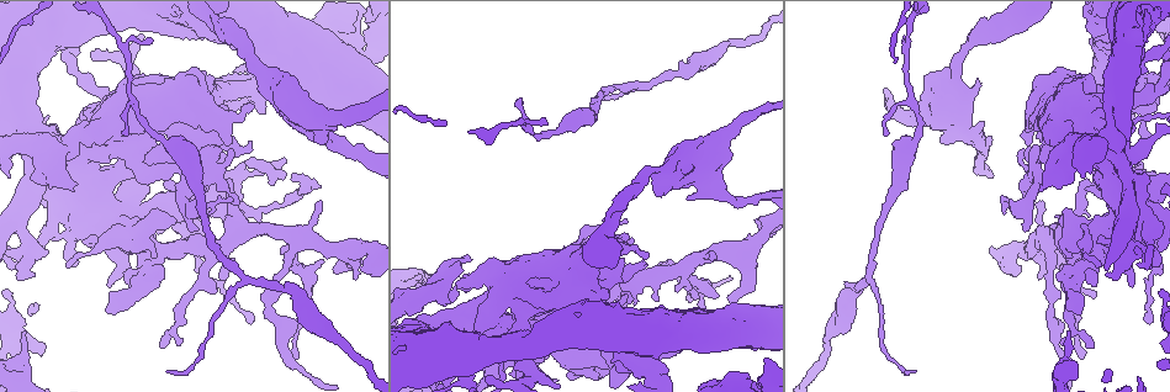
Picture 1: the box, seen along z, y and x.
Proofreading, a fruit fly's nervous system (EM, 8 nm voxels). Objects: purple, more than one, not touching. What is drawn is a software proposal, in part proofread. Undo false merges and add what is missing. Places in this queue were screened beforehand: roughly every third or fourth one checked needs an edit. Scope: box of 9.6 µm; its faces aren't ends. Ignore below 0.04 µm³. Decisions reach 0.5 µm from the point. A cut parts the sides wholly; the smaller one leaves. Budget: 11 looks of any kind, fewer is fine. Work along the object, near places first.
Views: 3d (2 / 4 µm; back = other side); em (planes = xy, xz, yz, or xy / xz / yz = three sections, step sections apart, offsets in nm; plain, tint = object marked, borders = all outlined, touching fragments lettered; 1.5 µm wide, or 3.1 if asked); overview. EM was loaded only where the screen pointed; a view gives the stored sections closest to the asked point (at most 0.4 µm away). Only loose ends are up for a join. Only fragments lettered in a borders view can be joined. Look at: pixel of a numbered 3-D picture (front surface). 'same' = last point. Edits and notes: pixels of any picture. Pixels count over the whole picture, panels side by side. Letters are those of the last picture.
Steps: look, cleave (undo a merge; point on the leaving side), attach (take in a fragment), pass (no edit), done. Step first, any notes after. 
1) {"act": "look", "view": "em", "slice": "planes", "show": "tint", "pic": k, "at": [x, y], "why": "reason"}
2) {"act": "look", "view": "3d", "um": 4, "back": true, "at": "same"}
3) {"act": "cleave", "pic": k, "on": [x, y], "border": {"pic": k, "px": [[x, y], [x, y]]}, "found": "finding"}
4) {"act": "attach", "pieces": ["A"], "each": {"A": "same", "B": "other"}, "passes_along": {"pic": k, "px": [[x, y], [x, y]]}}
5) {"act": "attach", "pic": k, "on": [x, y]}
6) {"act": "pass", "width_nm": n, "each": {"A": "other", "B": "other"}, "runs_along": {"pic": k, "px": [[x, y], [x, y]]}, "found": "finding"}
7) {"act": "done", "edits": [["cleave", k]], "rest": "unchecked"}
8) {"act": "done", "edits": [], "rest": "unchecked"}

{"act": "look", "view": "em", "slice": "yz", "step": 8, "show": "tint", "pic": 1, "at": [293, 125], "why": "stops while still wide"}

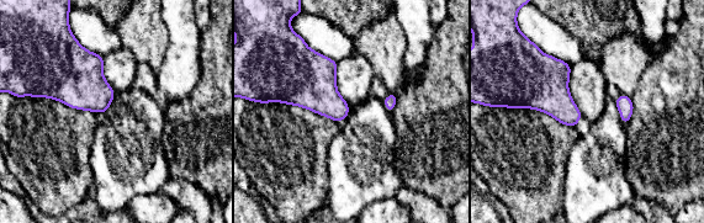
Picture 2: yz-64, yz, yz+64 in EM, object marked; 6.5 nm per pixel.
{"act": "look", "view": "em", "slice": "yz", "step": 8, "show": "borders", "at": "same", "why": "what lies round it"}

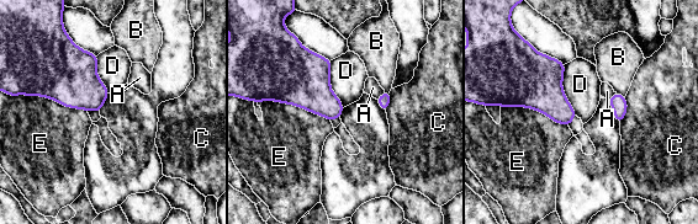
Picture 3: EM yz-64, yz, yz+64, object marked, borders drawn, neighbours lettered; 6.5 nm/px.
{"act": "pass", "width_nm": 240, "each": {"A": "other", "B": "other", "C": "other", "D": "other", "E": "other"}, "border": {"pic": 3, "px": [[5, 91], [51, 97], [86, 112]]}, "found": "no lettered fragment goes on from it"}

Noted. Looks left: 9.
{"act": "look", "view": "3d", "um": 2, "pic": 1, "at": [659, 300], "why": "thick end"}

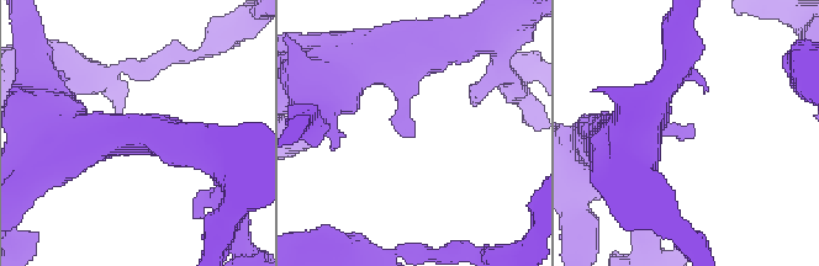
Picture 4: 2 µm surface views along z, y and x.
{"act": "look", "view": "em", "slice": "xz", "step": 4, "show": "tint", "pic": 4, "at": [691, 134], "why": "now the EM"}

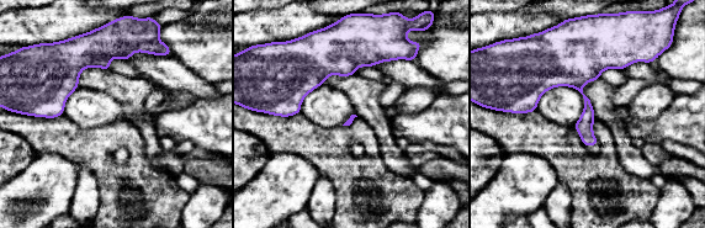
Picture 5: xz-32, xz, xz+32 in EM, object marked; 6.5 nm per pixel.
{"act": "look", "view": "em", "slice": "xz", "step": 4, "show": "borders", "at": "same", "why": "see the neighbours"}

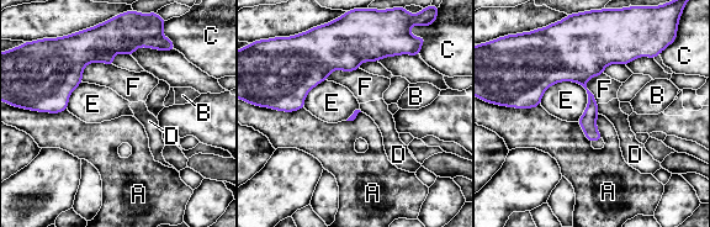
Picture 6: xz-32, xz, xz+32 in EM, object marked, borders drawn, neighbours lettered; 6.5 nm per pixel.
{"act": "pass", "each": {"A": "other", "B": "other", "C": "other", "D": "other", "E": "other", "F": "other"}, "found": "none of them fits"}

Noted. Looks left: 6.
{"act": "look", "view": "em", "slice": "planes", "show": "tint", "pic": 1, "at": [87, 112], "why": "closes a loop"}

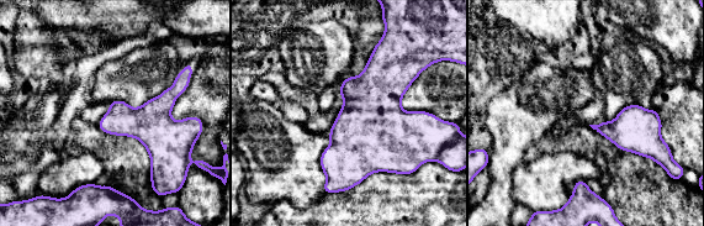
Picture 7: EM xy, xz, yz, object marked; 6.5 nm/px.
{"act": "look", "view": "em", "slice": "planes", "show": "borders", "at": "same"}

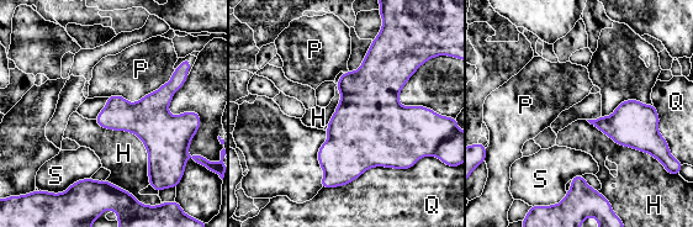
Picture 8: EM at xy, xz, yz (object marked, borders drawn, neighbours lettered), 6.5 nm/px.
{"act": "pass", "each": {"H": "other", "P": "other", "Q": "other", "S": "other"}, "border": {"pic": 8, "px": [[95, 119], [142, 141], [149, 184]]}, "found": "one neuron here"}

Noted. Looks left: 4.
{"act": "look", "view": "em", "slice": "planes", "show": "borders", "pic": 1, "at": [1140, 178], "why": "closes a loop"}

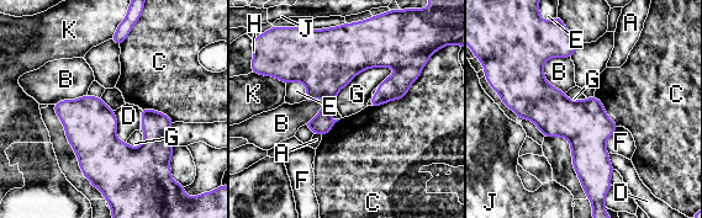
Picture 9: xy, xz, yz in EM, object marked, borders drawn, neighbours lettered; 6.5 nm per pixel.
{"act": "pass", "width_nm": 140, "each": {"A": "other", "B": "other", "C": "other", "D": "other", "E": "other", "F": "other", "G": "other", "H": "other", "J": "other", "K": "other"}, "runs_along": {"pic": 9, "px": [[513, 100], [543, 104], [607, 177]]}, "found": "one neuron here"}

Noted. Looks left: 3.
{"act": "look", "view": "em", "slice": "planes", "show": "borders", "pic": 1, "at": [885, 133], "why": "thin end"}

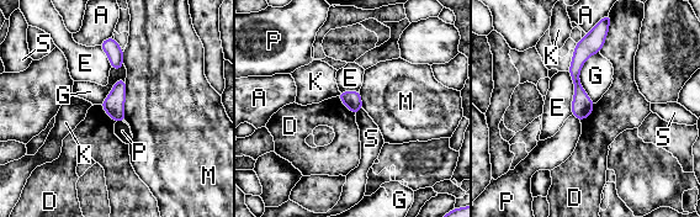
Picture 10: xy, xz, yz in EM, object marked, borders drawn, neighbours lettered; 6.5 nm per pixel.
{"act": "pass", "each": {"A": "other", "D": "other", "E": "other", "G": "other", "K": "other", "M": "other", "P": "other", "S": "other"}, "found": "none of them fits"}

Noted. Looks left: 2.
{"act": "done", "edits": [], "rest": "unchecked"}

